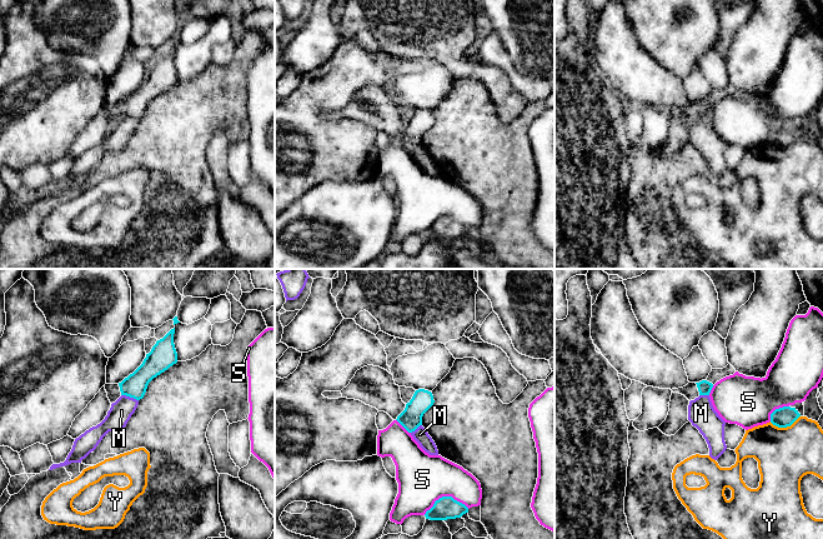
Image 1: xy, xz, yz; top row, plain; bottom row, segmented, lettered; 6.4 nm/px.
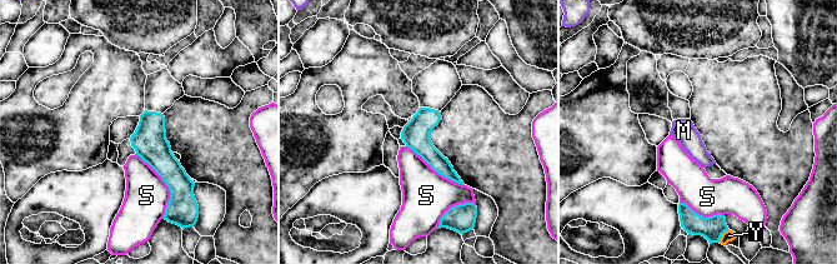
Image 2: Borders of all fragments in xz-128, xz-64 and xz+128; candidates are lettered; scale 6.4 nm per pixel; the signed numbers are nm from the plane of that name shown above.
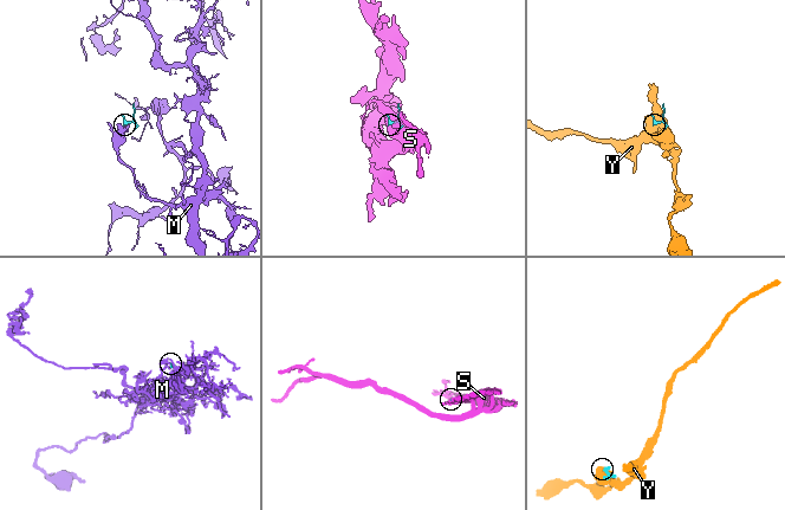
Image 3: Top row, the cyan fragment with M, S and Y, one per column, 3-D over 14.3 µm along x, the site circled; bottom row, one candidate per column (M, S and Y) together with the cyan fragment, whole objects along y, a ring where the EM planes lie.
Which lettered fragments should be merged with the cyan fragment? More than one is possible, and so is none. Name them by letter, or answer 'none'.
none

